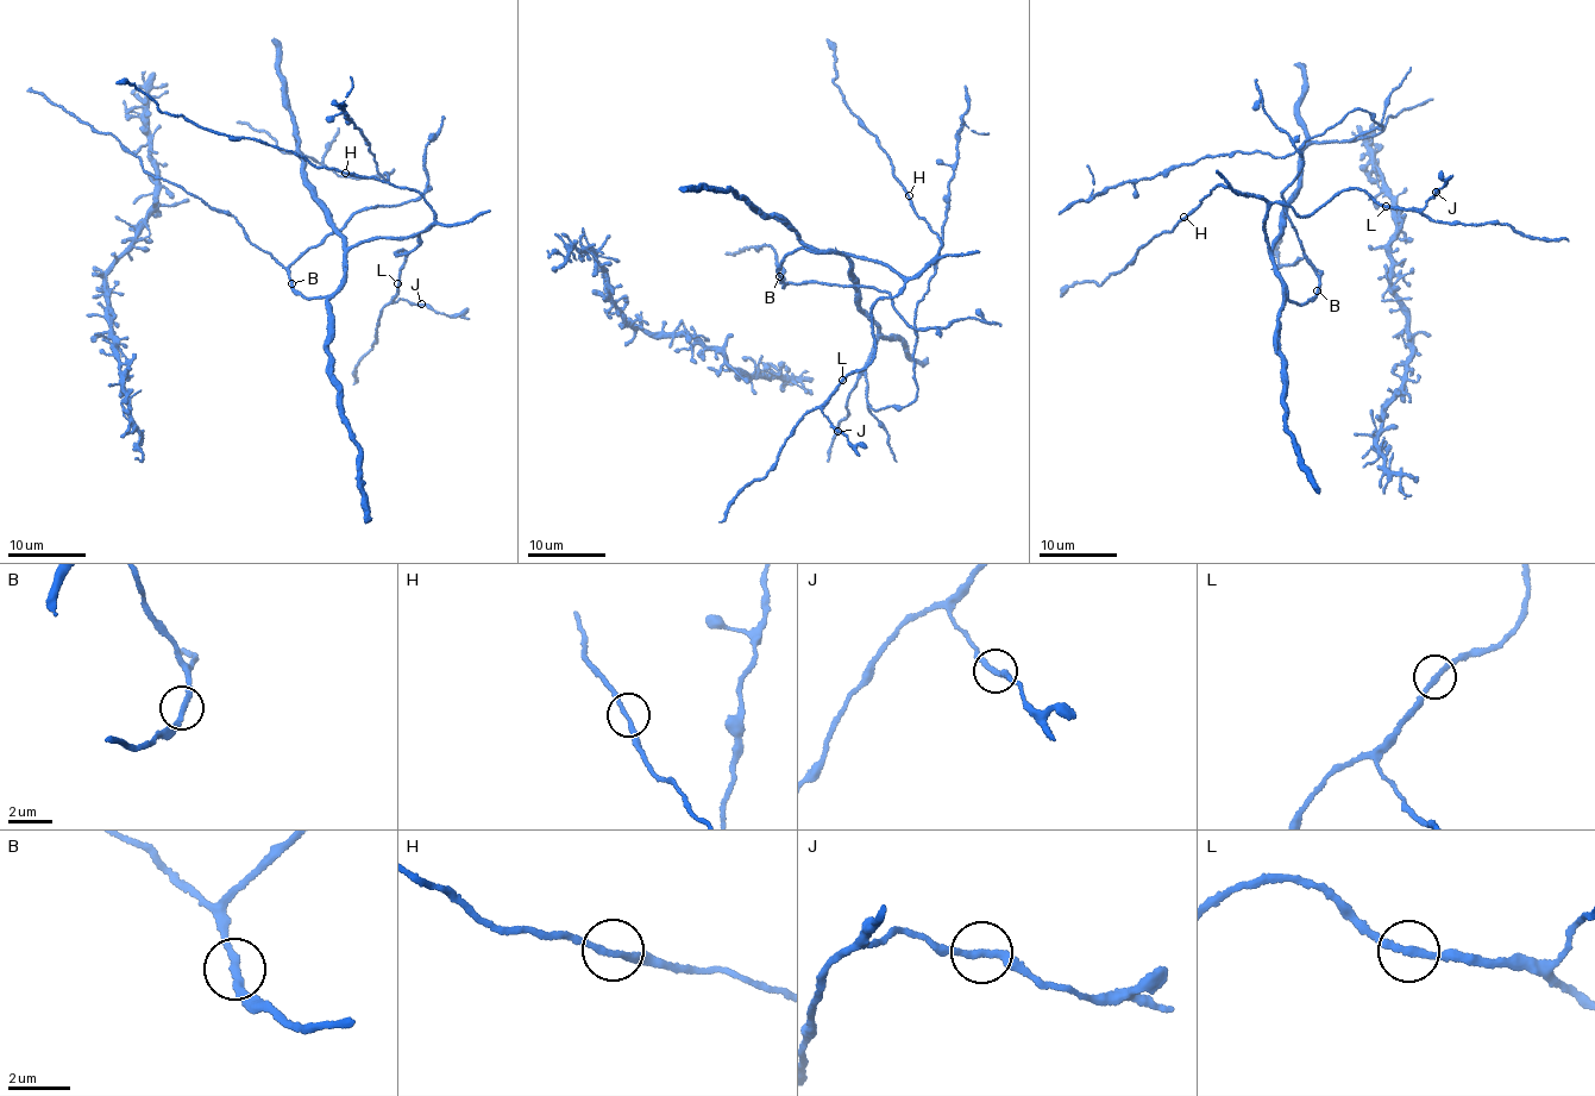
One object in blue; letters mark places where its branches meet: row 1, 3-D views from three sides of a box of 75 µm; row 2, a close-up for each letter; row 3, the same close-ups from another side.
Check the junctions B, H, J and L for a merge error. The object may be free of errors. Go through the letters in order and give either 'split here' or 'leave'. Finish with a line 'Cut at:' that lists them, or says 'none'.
B: leave
H: leave
J: leave
L: leave
Cut at: none

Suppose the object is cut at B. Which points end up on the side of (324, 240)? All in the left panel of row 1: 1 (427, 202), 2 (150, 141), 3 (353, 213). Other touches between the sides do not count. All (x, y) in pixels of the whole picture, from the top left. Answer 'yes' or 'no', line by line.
1: no
2: no
3: yes

